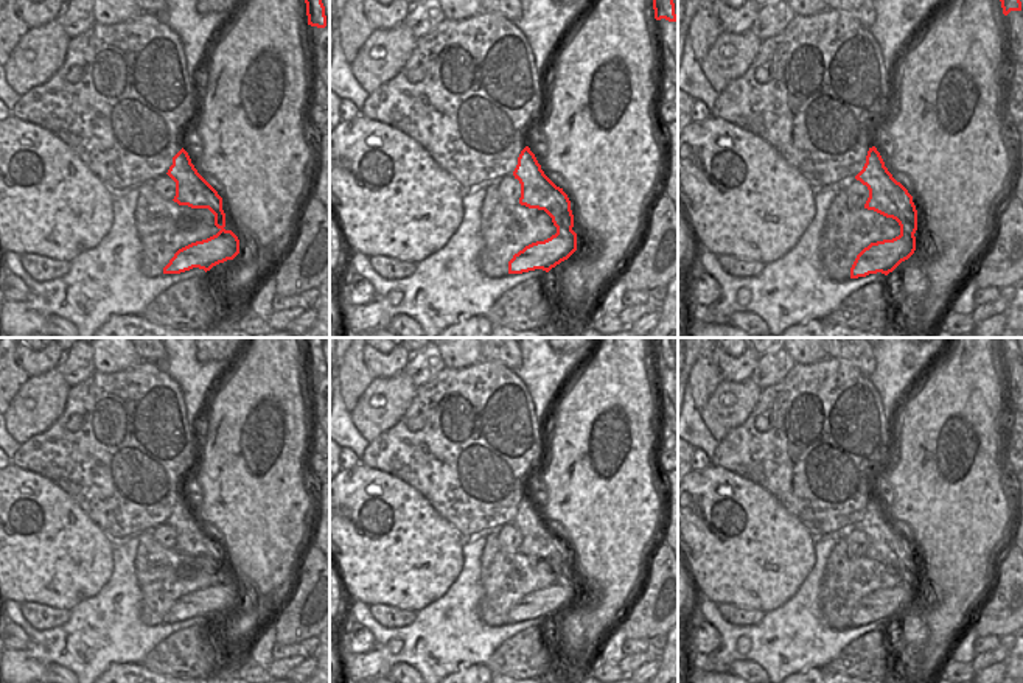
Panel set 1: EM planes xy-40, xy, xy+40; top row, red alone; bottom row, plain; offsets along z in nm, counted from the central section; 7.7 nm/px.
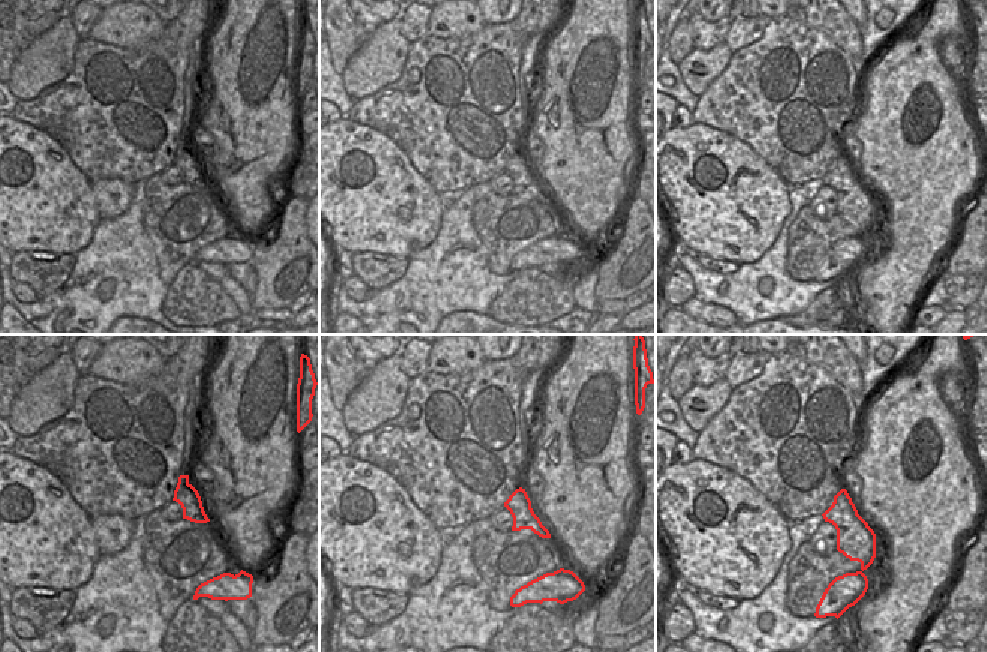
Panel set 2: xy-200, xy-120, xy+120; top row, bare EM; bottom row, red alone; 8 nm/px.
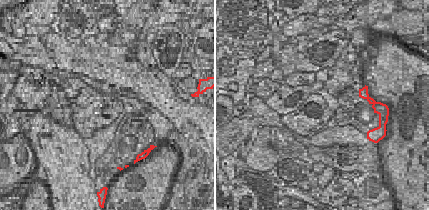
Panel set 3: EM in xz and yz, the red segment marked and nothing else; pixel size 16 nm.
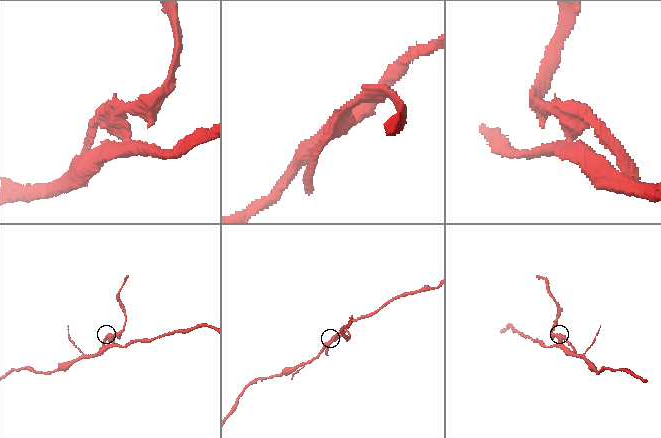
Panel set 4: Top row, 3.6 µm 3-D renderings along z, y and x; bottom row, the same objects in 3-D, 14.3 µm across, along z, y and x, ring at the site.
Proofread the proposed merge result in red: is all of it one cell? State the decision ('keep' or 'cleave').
cleave

